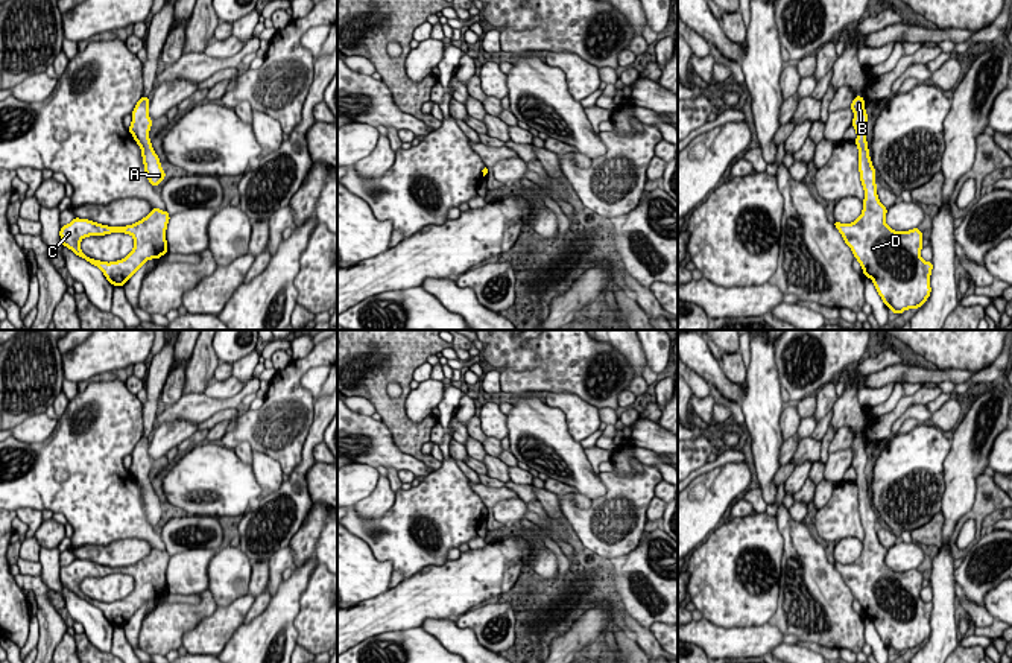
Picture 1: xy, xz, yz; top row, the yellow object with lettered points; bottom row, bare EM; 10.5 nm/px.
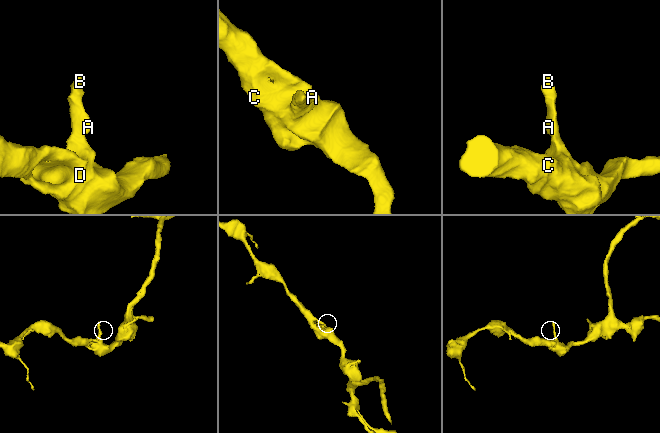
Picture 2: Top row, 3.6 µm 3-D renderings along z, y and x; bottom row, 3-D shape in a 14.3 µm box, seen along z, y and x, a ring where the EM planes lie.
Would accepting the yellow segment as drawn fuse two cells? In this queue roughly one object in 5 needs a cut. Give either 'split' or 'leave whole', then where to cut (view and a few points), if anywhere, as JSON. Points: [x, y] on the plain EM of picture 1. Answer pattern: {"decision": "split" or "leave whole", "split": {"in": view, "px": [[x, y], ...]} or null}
{"decision": "leave whole", "split": null}

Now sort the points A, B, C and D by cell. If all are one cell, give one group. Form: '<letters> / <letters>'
A B C D

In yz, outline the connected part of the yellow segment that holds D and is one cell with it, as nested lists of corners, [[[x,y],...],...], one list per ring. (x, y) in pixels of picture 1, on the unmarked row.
[[[855,436],[851,450],[854,452],[851,467],[857,473],[860,522],[865,531],[863,552],[852,564],[834,561],[834,567],[852,590],[865,617],[874,622],[886,648],[893,654],[903,654],[921,648],[930,637],[933,604],[924,602],[919,595],[924,579],[919,569],[893,572],[886,566],[887,549],[877,535],[875,509],[866,482],[869,461],[862,436]]]

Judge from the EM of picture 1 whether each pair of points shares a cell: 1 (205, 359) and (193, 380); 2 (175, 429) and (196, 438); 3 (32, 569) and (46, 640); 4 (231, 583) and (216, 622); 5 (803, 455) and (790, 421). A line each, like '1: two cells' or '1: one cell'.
1: one cell
2: two cells
3: two cells
4: two cells
5: one cell

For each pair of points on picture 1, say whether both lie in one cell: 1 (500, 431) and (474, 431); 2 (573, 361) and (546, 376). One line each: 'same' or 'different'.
1: different
2: same

